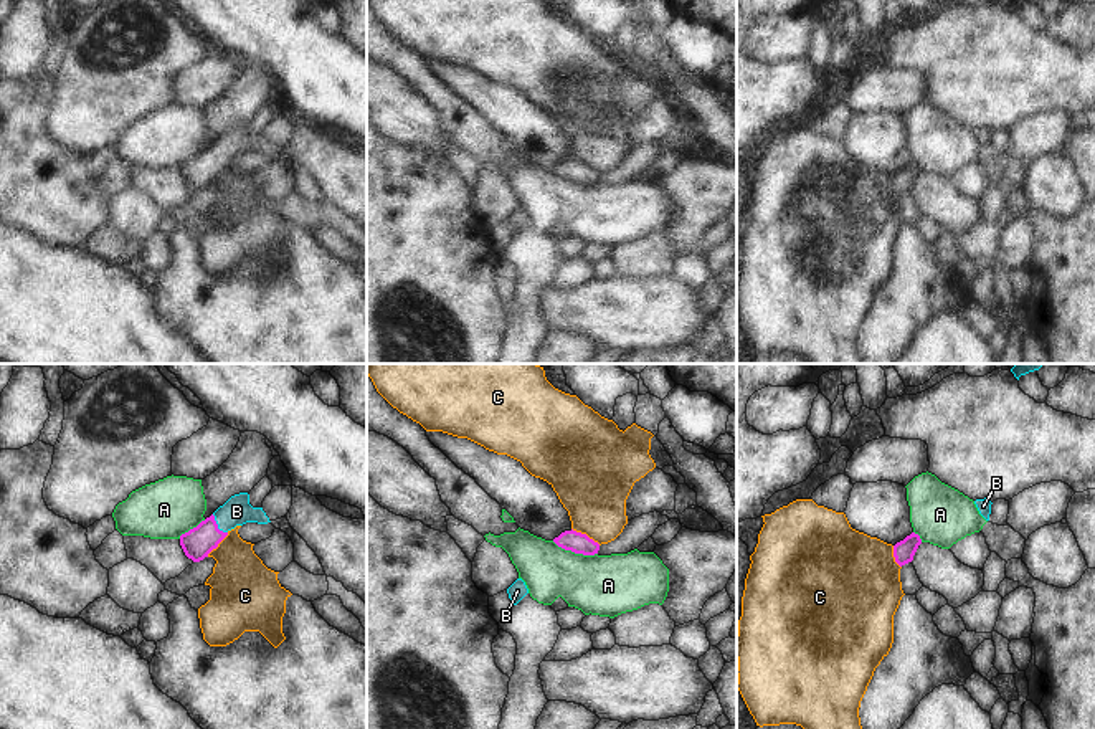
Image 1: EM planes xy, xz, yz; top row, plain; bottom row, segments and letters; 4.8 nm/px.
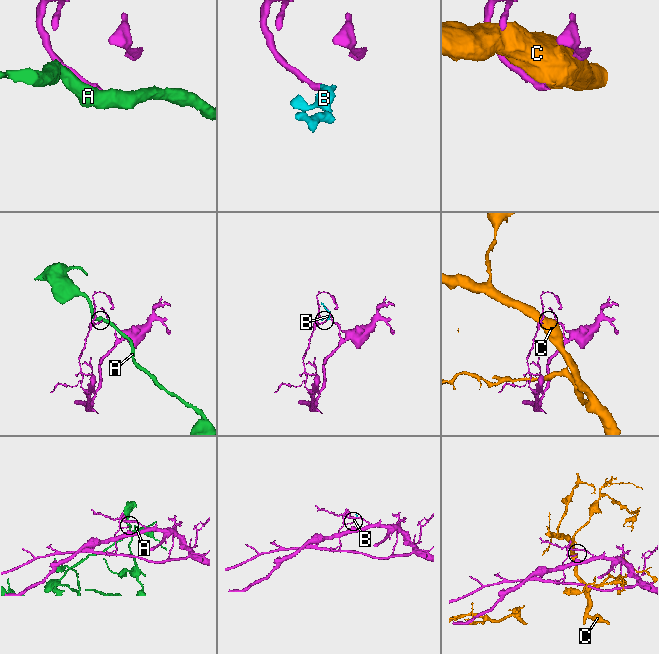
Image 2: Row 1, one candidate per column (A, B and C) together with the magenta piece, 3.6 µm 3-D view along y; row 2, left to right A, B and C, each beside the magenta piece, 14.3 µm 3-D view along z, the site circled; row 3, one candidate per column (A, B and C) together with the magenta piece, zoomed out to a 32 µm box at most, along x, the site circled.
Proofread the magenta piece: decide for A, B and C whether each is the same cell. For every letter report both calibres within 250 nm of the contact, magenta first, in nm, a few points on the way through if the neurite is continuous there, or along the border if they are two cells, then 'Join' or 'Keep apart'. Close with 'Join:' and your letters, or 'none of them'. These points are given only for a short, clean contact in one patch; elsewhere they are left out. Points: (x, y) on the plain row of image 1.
A: Thickness 100 nm (magenta) against 300 nm. Boundary: xz (552, 171), (575, 182), (597, 184). Keep apart
B: Thickness 150 nm (magenta) against 140 nm. Path across: xy (200, 171), (217, 156), (237, 141). Join
C: Thickness 100 nm (magenta) against 360 nm. Keep apart
Join: B.

